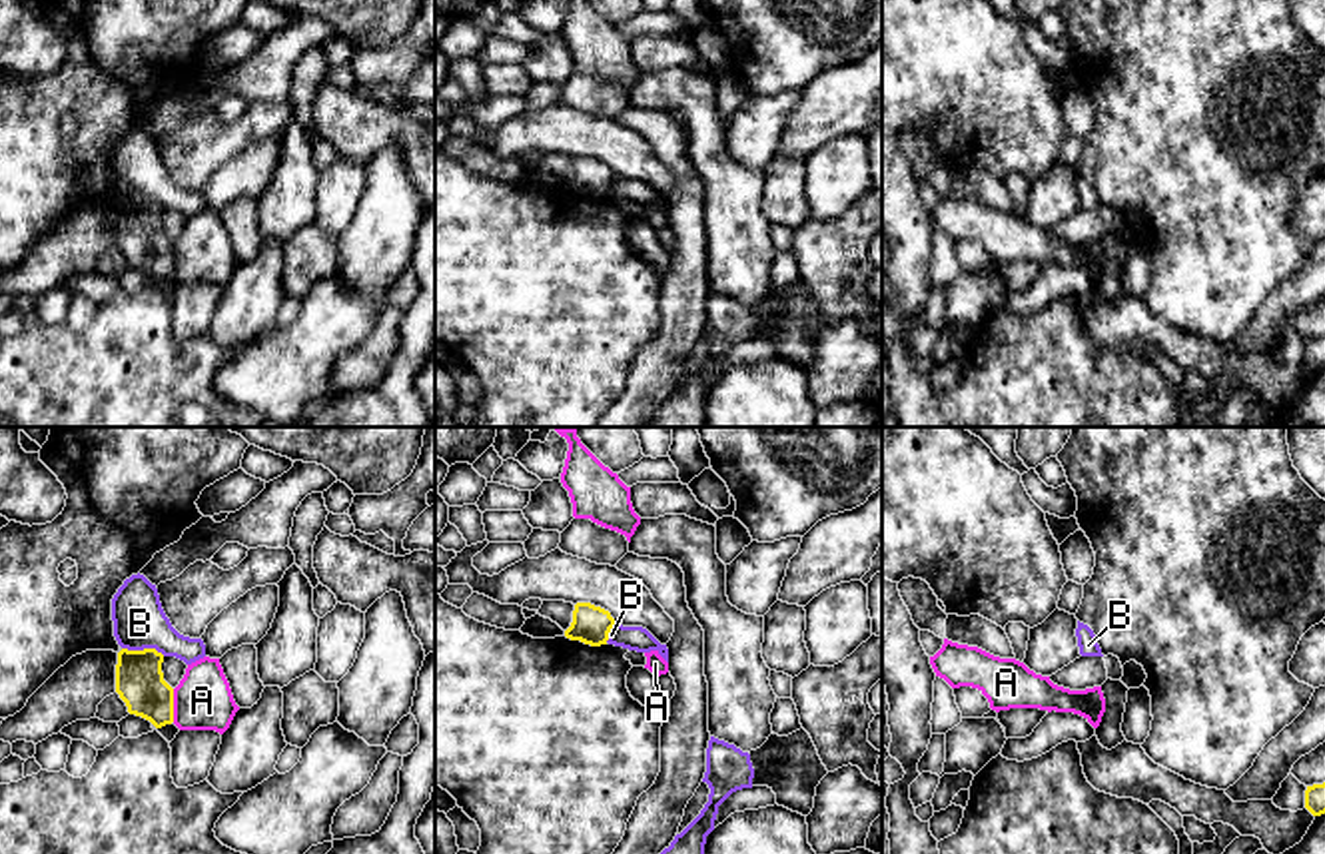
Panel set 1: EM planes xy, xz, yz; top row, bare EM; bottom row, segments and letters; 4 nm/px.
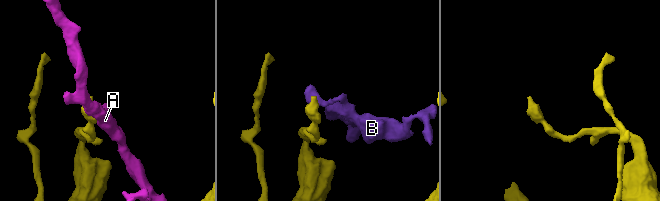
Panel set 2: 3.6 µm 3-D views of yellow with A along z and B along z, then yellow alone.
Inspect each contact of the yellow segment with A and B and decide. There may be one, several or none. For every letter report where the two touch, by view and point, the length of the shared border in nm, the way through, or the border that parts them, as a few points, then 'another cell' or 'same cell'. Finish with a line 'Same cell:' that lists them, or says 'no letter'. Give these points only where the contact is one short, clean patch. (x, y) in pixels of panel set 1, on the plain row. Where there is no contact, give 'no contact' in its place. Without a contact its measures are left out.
A: meets yellow in xy at (172, 258); contact 140 nm long; another cell
B: meets yellow in xy at (144, 202); contact 180 nm long; another cell
Same cell: no letter

